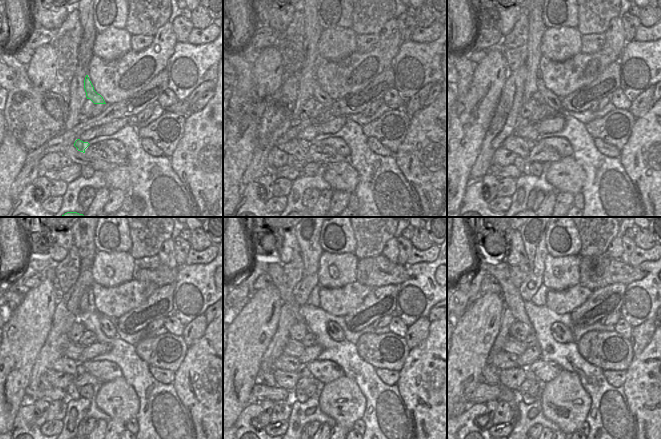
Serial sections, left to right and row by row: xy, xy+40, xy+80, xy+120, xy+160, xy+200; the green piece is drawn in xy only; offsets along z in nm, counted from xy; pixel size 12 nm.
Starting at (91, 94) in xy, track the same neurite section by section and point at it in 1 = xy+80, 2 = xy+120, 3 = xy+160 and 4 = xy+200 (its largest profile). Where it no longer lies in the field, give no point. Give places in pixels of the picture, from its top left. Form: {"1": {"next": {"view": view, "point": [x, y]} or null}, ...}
{"1": {"next": {"view": "xy+80", "point": [553, 101]}}, "2": {"next": {"view": "xy+120", "point": [109, 329]}}, "3": {"next": {"view": "xy+160", "point": [334, 330]}}, "4": {"next": {"view": "xy+200", "point": [563, 334]}}}

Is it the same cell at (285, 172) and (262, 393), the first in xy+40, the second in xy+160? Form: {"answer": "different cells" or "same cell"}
{"answer": "same cell"}

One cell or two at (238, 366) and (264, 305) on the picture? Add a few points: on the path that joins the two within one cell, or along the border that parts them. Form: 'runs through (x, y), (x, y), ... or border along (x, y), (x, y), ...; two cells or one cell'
runs through (243, 351), (247, 337), (258, 320); one cell

